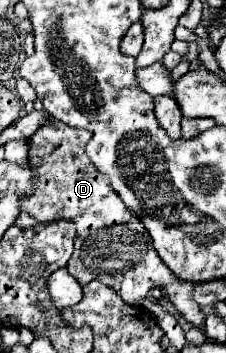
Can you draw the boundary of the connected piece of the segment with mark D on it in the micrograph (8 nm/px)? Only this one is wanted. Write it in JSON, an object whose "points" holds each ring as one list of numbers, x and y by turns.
{"points":[[48,118,48,122,28,138,34,192,20,200,20,212,30,214,36,222,70,220,76,224,78,234,74,254,66,268,80,284,100,280,132,306,138,306,150,288,164,286,176,310,190,324,204,328,204,316,200,314,198,304,192,300,194,284,176,278,170,268,166,268,150,244,150,236,138,216,134,216,134,212,122,204,120,196,110,188,106,176,100,176,100,172,94,168,92,160,84,152,90,136,90,130,72,128]]}

